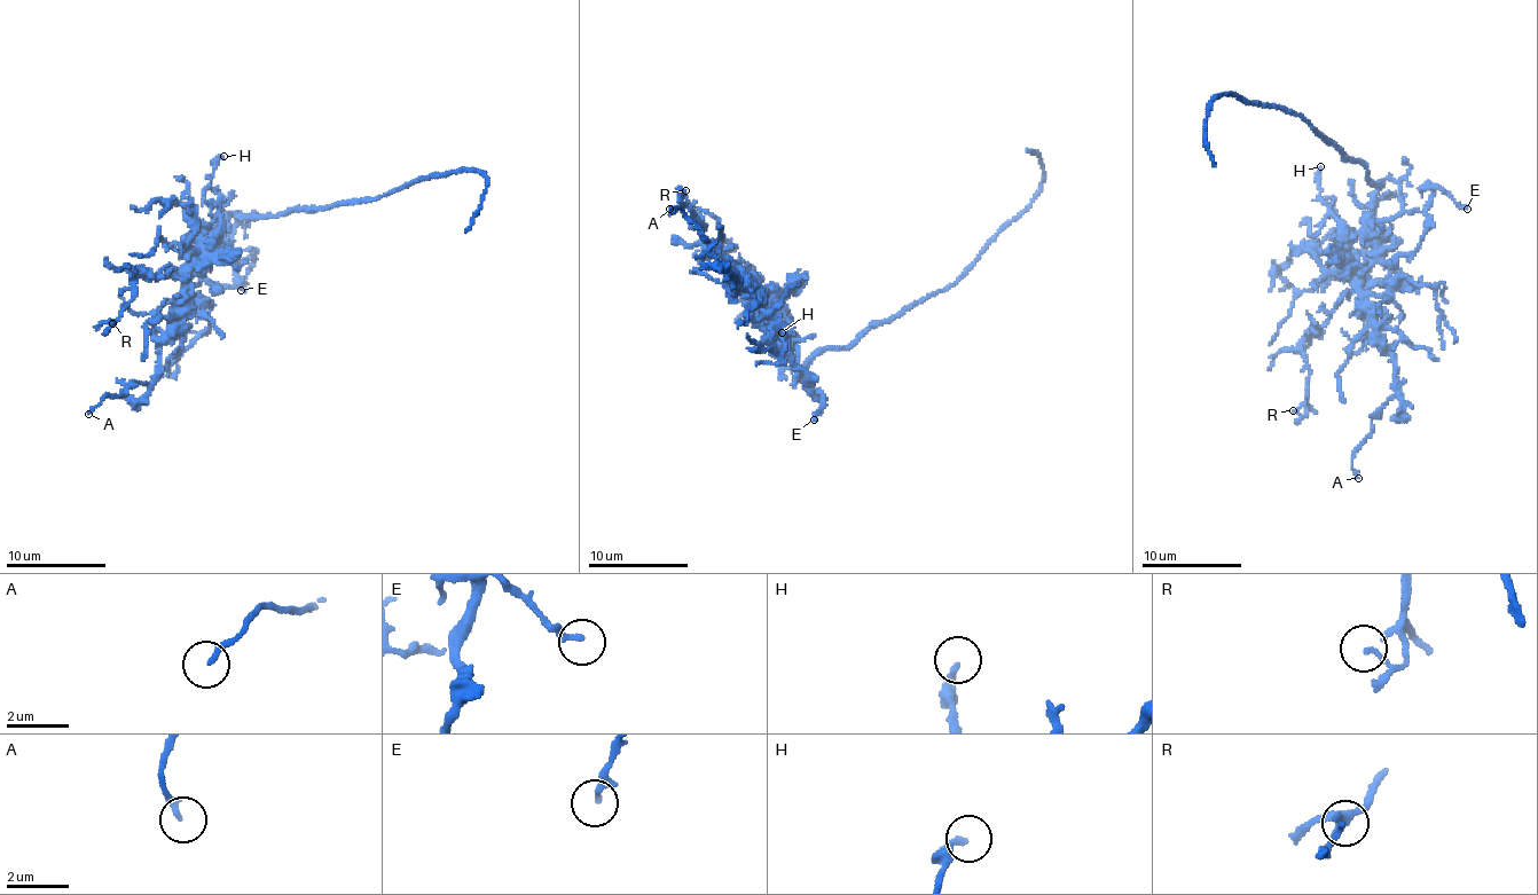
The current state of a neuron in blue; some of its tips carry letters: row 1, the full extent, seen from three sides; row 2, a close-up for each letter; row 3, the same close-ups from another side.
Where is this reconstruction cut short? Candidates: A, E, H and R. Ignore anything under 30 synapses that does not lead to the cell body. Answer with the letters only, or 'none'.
none

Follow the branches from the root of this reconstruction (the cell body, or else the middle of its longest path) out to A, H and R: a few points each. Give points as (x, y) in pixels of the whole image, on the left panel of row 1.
A: (257, 216), (227, 217), (219, 251), (193, 272), (185, 313), (161, 345), (158, 376), (103, 398), (88, 414)
H: (257, 216), (227, 217), (218, 242), (222, 196), (205, 188), (213, 163), (224, 156)
R: (257, 216), (227, 217), (219, 251), (181, 274), (187, 279), (134, 274), (132, 300), (112, 323)

